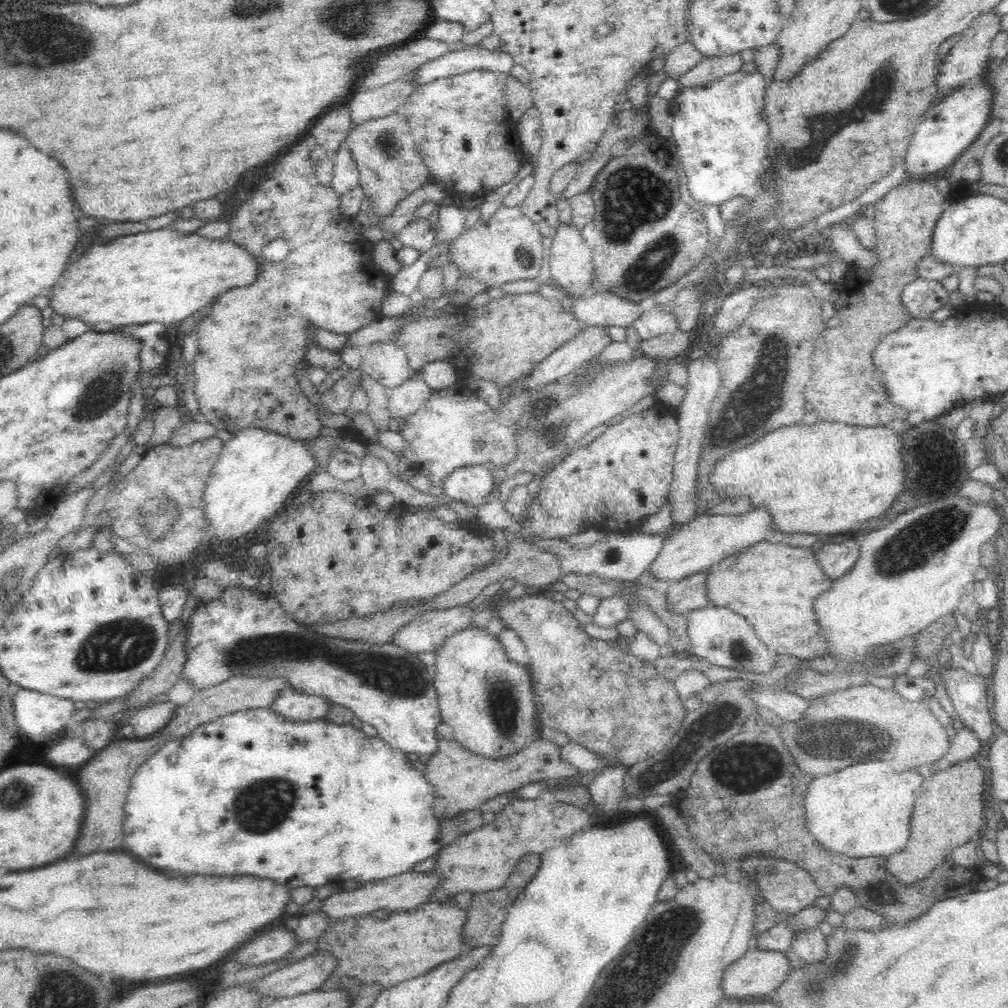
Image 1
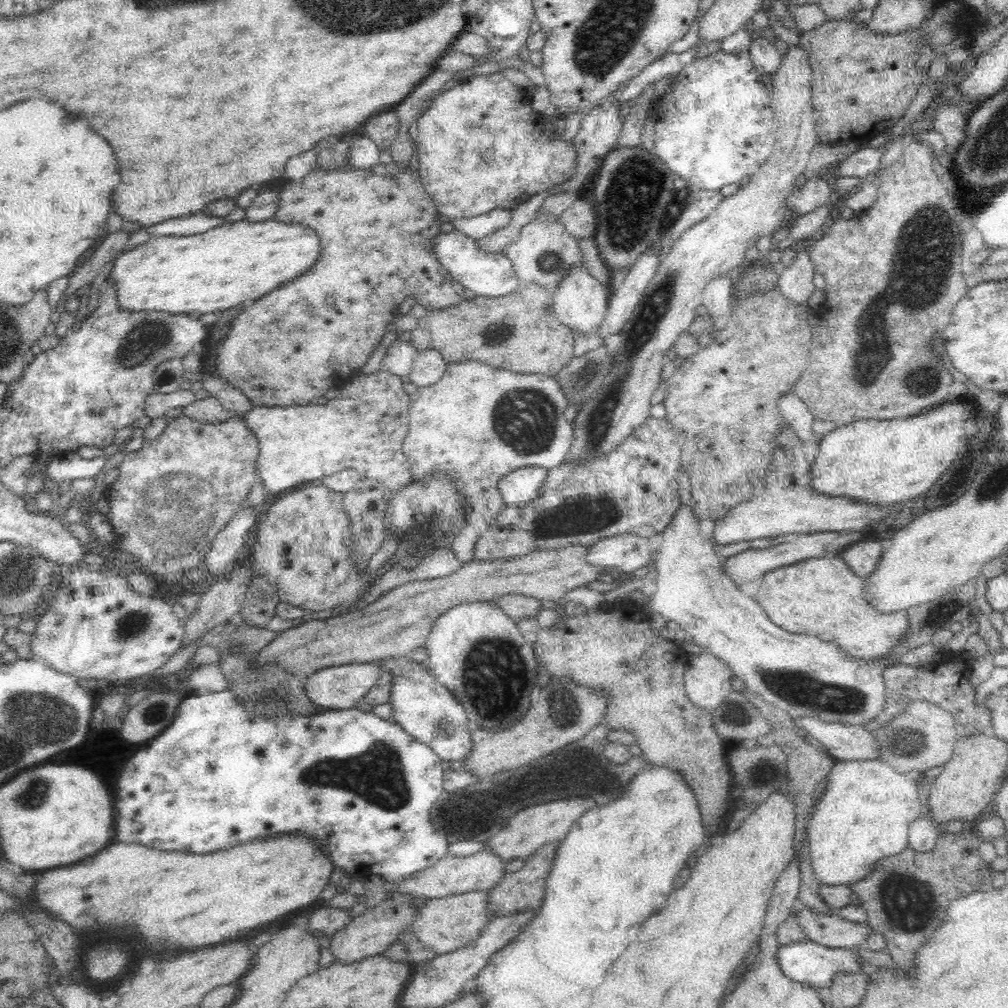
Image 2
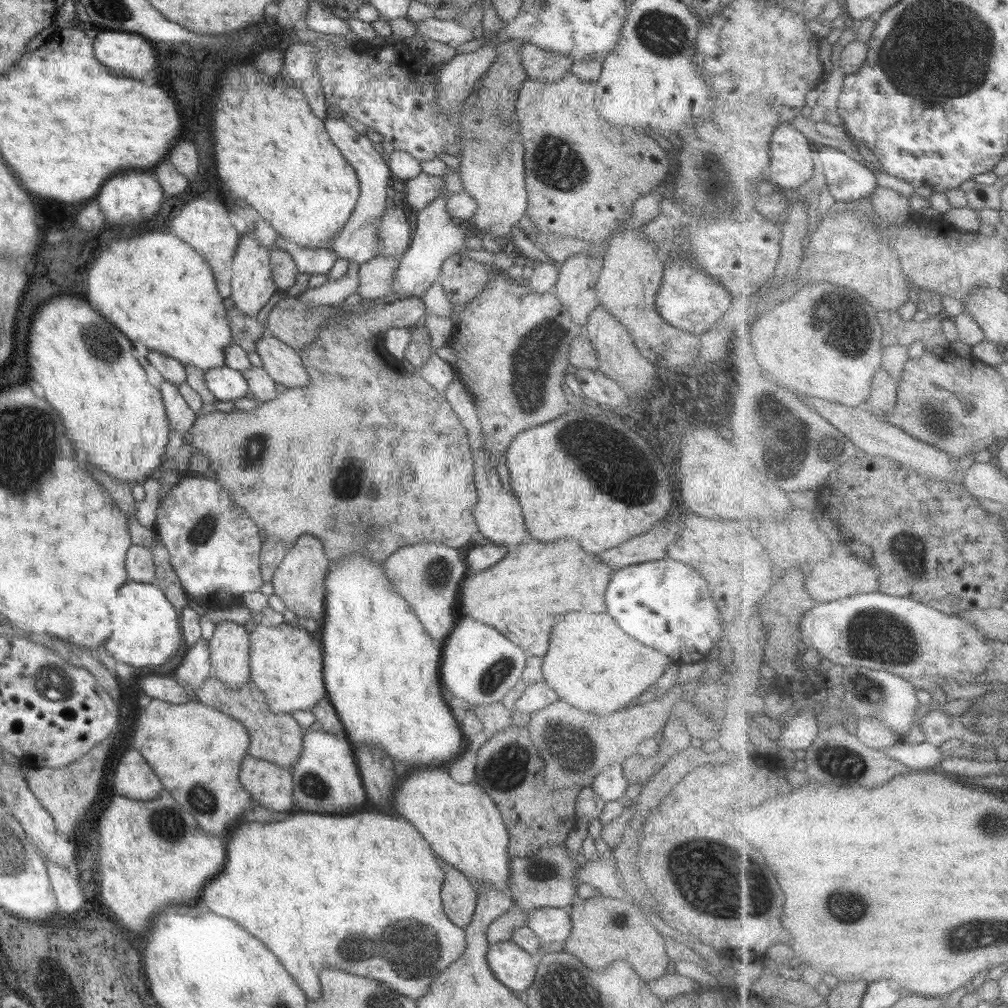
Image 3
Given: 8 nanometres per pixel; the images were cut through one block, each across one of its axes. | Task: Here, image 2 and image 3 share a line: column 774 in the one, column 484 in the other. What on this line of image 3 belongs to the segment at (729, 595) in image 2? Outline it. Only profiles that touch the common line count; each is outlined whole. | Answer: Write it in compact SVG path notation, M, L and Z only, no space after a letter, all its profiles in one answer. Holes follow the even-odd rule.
M472 617L464 618L456 624L456 628L445 638L441 647L439 677L444 695L462 698L473 708L478 704L500 702L520 682L528 655L494 628L488 628Z

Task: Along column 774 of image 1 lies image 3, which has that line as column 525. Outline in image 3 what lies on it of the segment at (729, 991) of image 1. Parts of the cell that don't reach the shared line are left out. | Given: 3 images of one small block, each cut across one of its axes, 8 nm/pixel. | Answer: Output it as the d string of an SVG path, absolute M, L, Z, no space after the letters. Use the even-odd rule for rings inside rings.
M510 940L489 944L485 960L496 980L521 995L534 980L539 957Z

